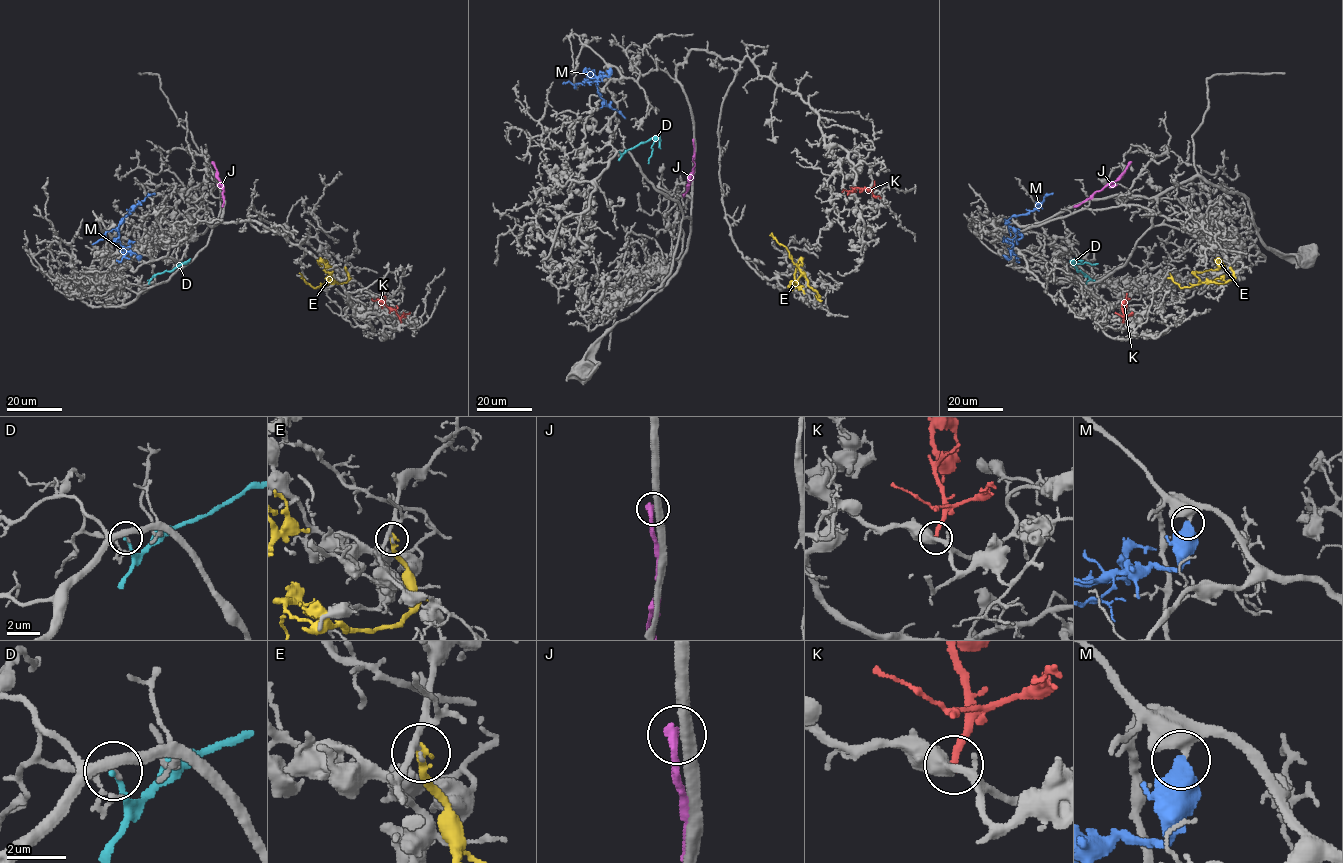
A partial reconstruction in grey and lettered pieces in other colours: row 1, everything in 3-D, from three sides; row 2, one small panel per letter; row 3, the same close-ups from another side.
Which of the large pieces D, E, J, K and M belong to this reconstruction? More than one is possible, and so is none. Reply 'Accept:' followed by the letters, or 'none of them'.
Accept: none of them

